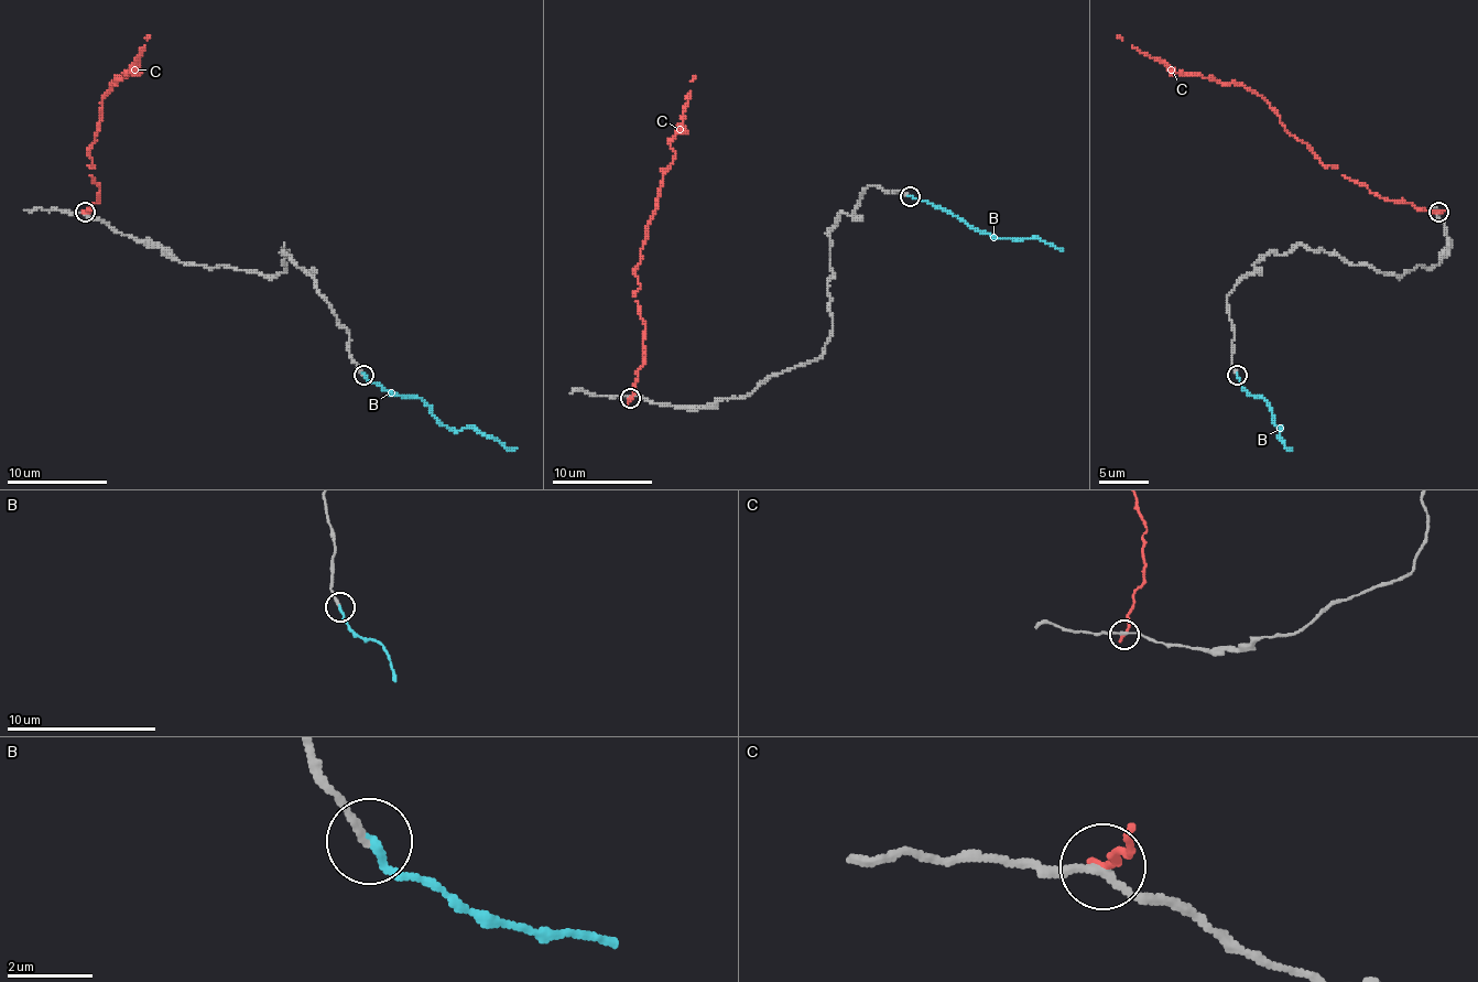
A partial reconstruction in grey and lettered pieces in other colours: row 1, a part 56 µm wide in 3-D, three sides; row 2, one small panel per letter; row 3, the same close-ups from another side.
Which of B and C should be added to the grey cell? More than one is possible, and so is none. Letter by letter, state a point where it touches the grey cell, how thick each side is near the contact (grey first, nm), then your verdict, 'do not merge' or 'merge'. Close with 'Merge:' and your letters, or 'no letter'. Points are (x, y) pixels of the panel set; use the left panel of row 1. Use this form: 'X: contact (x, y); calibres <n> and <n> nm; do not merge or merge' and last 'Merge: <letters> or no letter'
B: contact (363, 375); calibres 180 and 160 nm; merge
C: contact (85, 212); calibres 180 and 200 nm; do not merge
Merge: B

